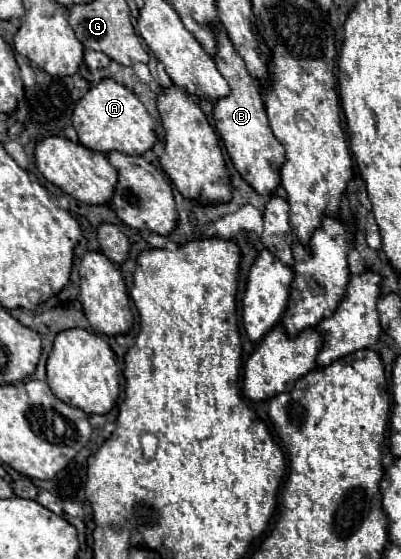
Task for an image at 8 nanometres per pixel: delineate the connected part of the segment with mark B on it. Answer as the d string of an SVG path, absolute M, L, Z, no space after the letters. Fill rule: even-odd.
M216 31L218 37L218 53L214 57L218 71L230 85L230 95L220 99L214 105L214 119L216 119L216 129L226 145L226 151L242 175L242 179L260 195L272 195L280 187L280 169L286 161L284 147L274 139L274 133L270 131L262 93L258 83L248 75L242 57L236 53L232 47L226 31Z

